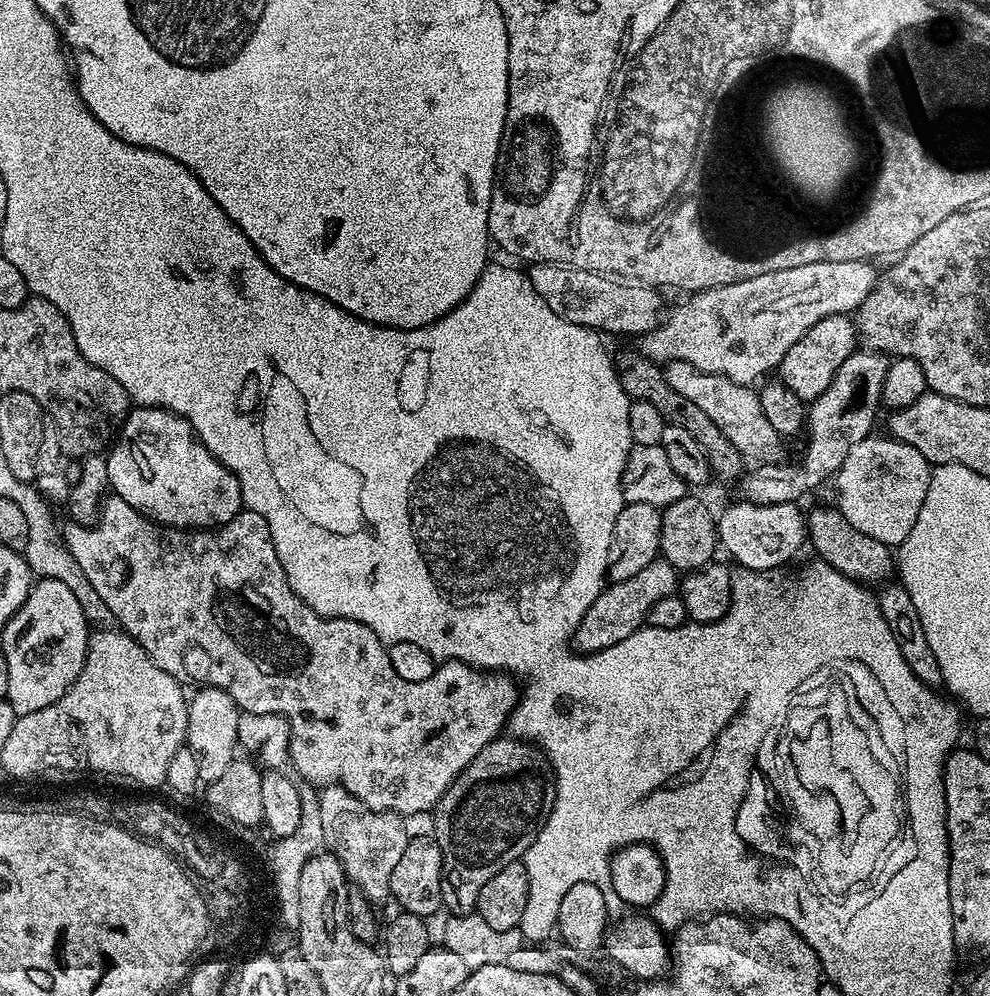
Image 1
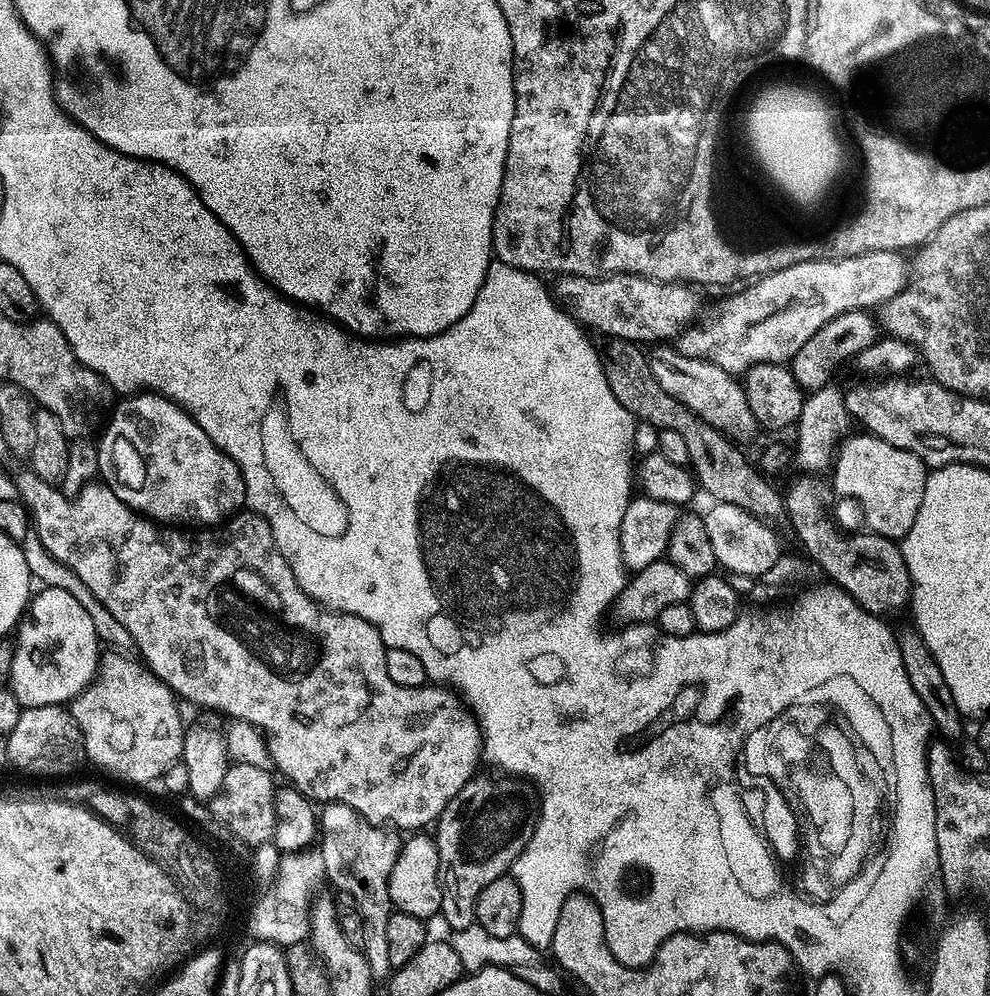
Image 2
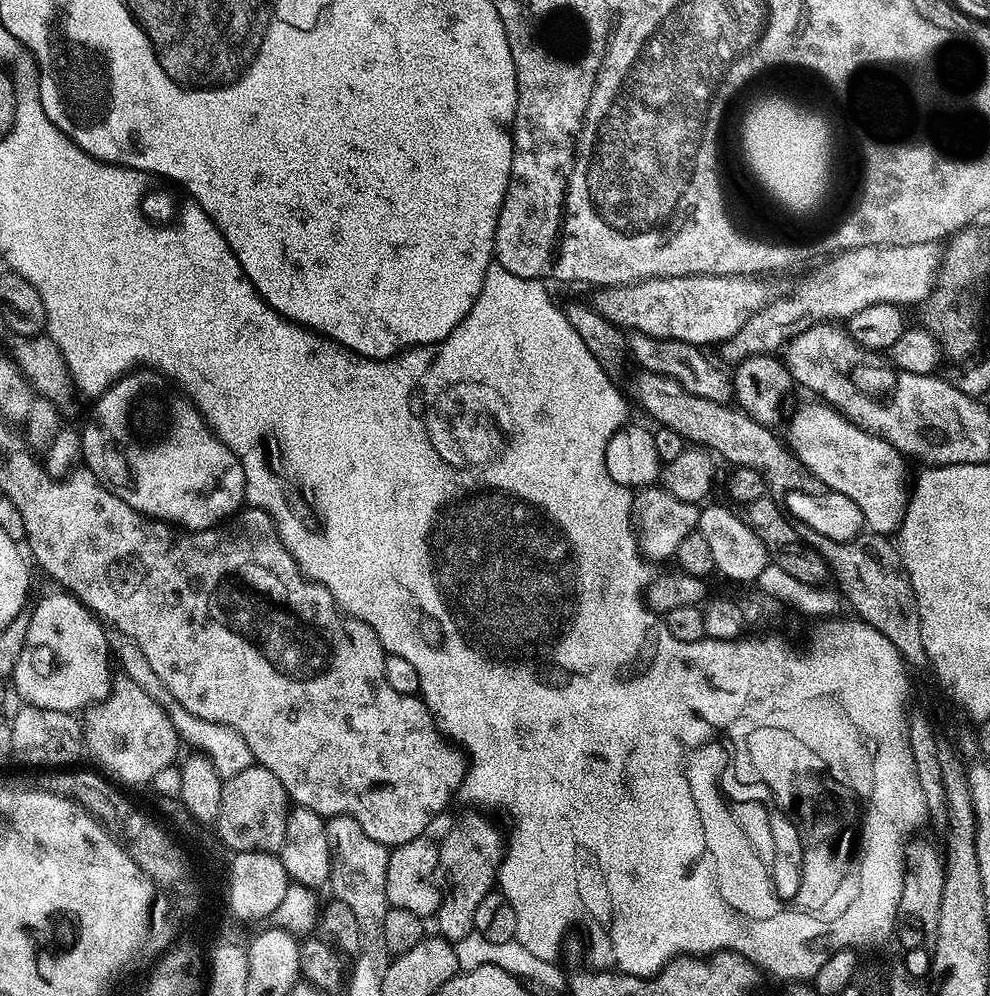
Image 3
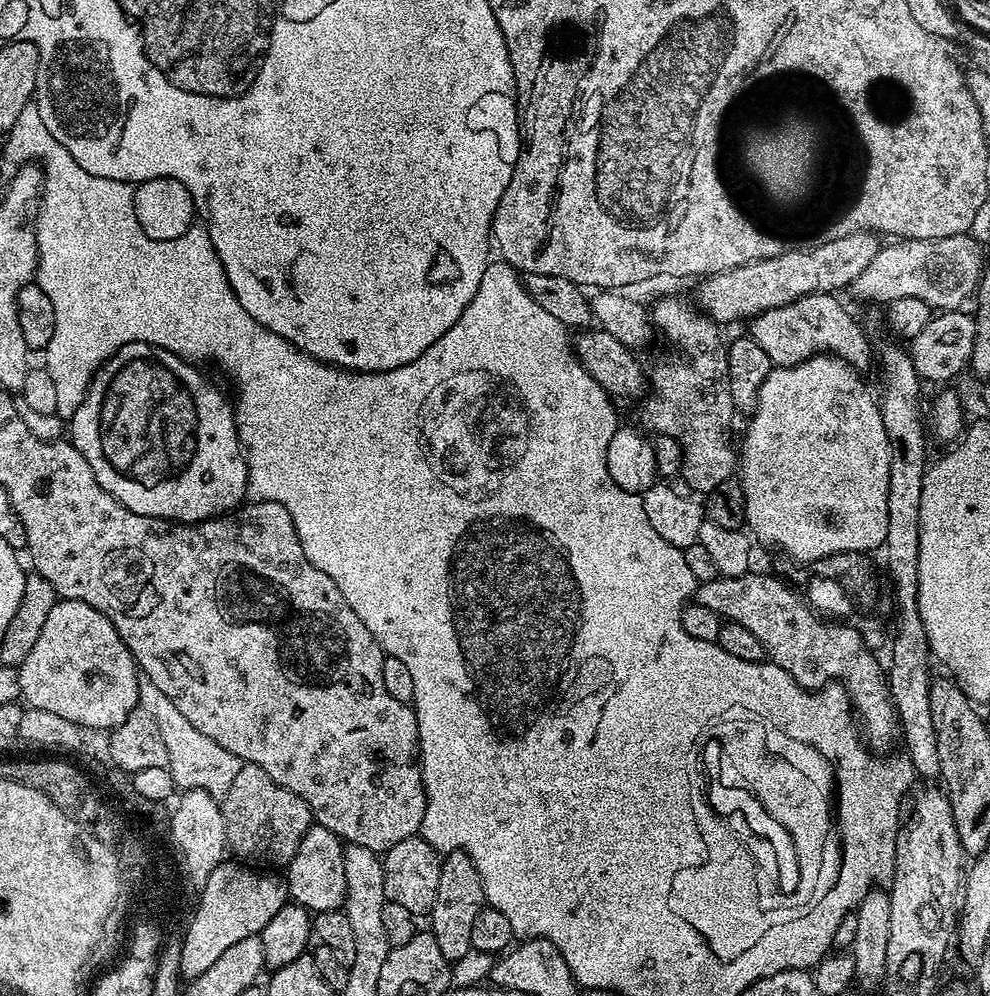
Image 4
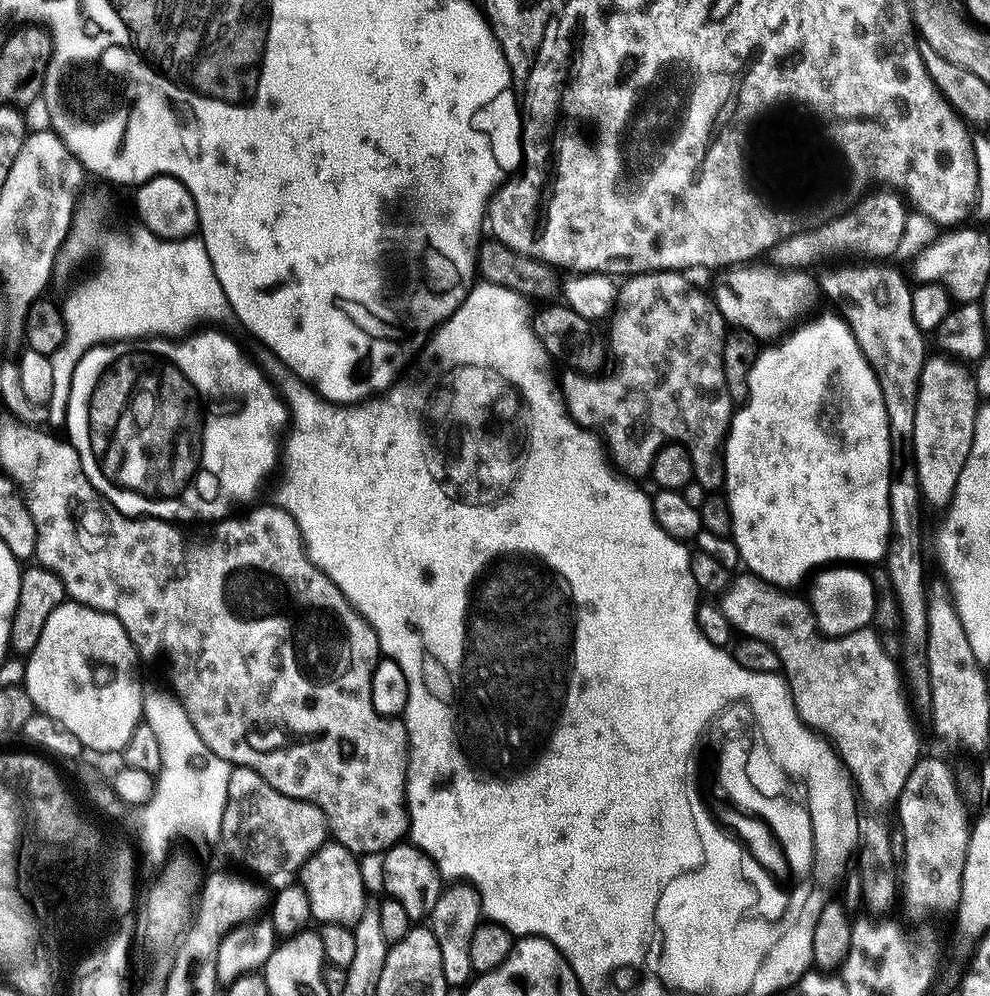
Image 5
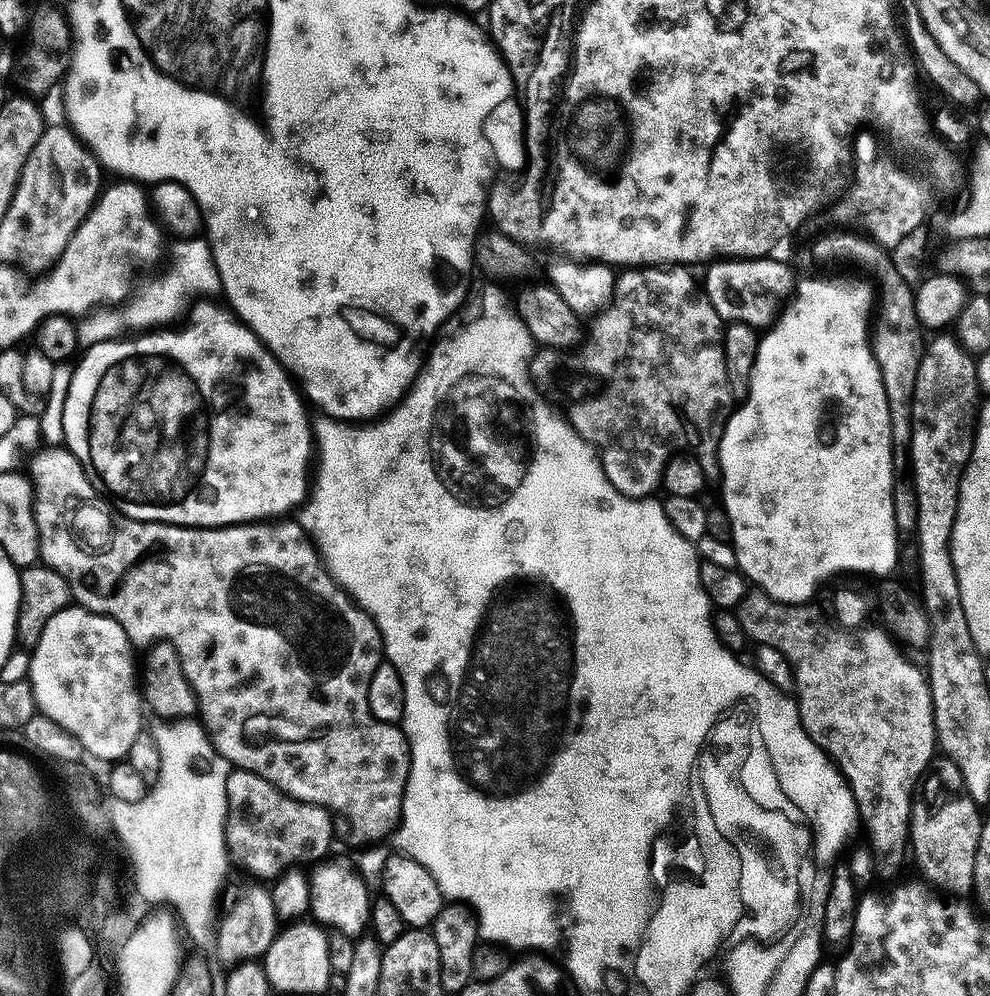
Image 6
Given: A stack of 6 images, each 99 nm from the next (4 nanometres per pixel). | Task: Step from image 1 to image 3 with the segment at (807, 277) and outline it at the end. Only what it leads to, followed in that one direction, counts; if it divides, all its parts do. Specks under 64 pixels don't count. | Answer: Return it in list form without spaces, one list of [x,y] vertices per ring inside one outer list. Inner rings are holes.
[[[871,244],[860,249],[850,249],[835,257],[836,269],[825,280],[808,284],[804,292],[794,300],[773,299],[742,326],[737,336],[732,337],[733,361],[739,362],[748,356],[762,356],[783,349],[797,332],[804,332],[810,326],[825,322],[844,322],[858,310],[875,304],[920,304],[931,297],[940,275],[942,248],[935,244],[911,244],[890,246]]]

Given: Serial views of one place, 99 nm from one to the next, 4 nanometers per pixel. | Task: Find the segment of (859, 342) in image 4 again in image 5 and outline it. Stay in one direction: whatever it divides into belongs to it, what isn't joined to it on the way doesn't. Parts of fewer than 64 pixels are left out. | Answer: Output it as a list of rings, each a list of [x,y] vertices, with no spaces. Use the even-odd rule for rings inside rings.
[[[733,266],[719,273],[720,281],[714,291],[716,305],[724,315],[725,325],[754,334],[761,342],[779,341],[809,315],[807,312],[819,300],[821,302],[820,285],[808,270],[784,270],[777,274],[771,267],[752,267],[756,266]]]

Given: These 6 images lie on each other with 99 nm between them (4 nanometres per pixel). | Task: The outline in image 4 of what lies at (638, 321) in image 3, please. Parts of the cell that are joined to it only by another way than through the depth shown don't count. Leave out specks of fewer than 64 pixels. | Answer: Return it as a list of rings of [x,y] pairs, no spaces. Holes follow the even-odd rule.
[[[864,231],[847,234],[846,238],[834,238],[834,242],[795,248],[774,258],[727,268],[725,272],[715,272],[701,279],[694,300],[701,312],[721,325],[727,326],[731,320],[747,321],[760,312],[786,306],[815,292],[835,293],[840,290],[836,288],[847,289],[858,278],[858,274],[870,266],[880,247],[881,237],[875,231]]]

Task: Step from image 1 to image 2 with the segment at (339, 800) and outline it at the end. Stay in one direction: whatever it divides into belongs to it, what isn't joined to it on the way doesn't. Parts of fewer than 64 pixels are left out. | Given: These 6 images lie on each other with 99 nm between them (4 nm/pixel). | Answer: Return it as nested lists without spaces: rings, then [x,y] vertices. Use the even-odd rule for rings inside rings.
[[[326,804],[318,812],[318,858],[324,863],[324,875],[327,883],[333,884],[336,892],[345,892],[354,898],[354,906],[358,906],[358,914],[362,914],[362,951],[373,977],[384,978],[390,972],[390,958],[386,943],[386,926],[394,911],[390,902],[390,870],[394,870],[394,862],[400,853],[401,837],[395,831],[384,826],[377,826],[362,818],[350,806],[345,804]]]

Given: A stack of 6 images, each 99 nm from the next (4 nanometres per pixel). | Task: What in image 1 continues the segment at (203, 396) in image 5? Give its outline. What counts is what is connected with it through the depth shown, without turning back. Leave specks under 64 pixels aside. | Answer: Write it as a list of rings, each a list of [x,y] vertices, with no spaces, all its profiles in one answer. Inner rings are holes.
[[[136,406],[124,422],[122,436],[125,436],[125,440],[117,439],[106,456],[108,483],[115,495],[147,516],[149,521],[181,530],[215,530],[229,524],[242,511],[238,478],[212,457],[206,446],[197,440],[195,432],[183,416],[177,416],[166,408]]]

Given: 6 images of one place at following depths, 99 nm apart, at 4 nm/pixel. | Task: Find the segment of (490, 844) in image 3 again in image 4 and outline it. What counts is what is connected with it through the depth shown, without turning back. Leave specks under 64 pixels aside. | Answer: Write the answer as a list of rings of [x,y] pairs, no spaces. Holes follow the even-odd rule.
[[[462,851],[447,853],[443,857],[440,869],[442,878],[438,878],[438,898],[430,913],[430,931],[436,937],[442,954],[446,954],[449,962],[455,962],[473,949],[470,930],[474,926],[474,918],[478,918],[480,909],[486,904],[484,883],[478,874],[476,864]]]

